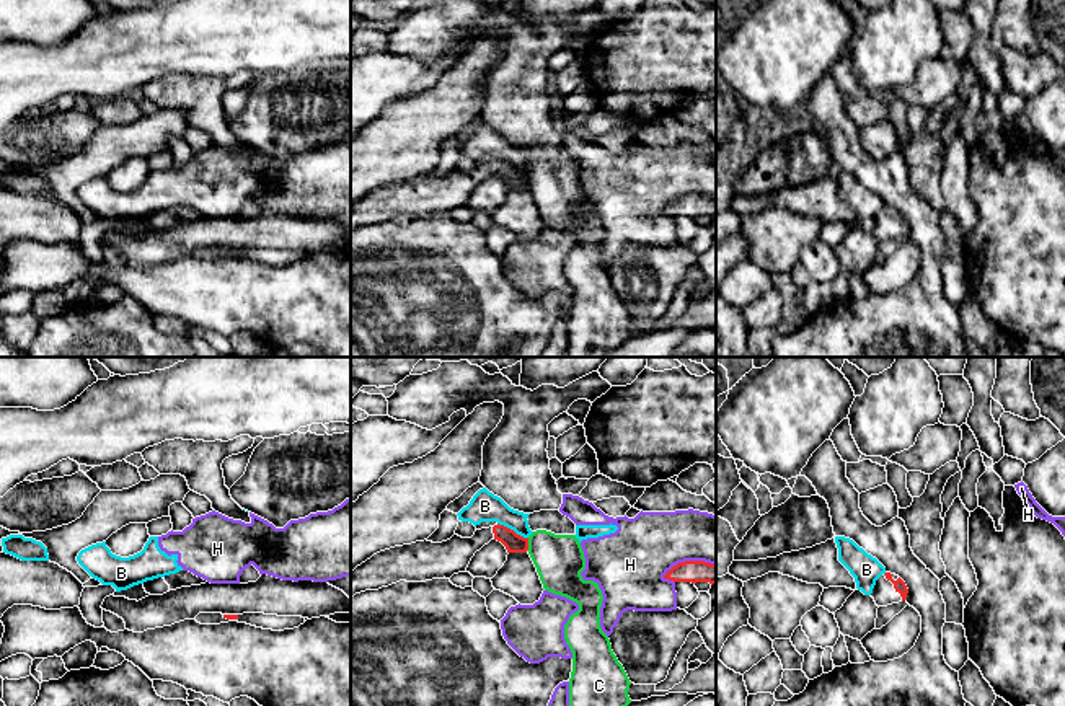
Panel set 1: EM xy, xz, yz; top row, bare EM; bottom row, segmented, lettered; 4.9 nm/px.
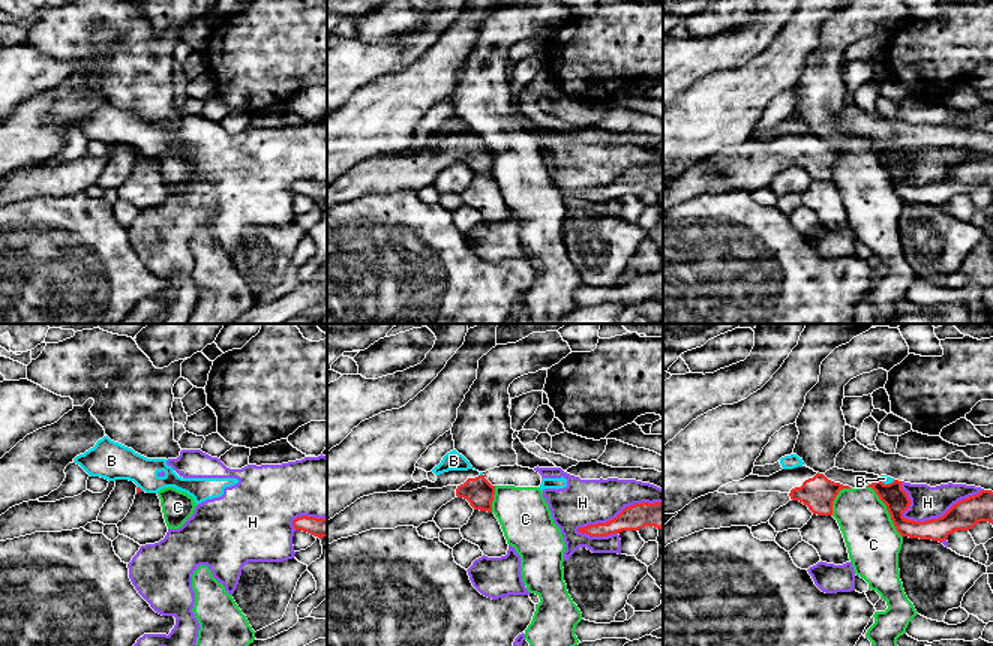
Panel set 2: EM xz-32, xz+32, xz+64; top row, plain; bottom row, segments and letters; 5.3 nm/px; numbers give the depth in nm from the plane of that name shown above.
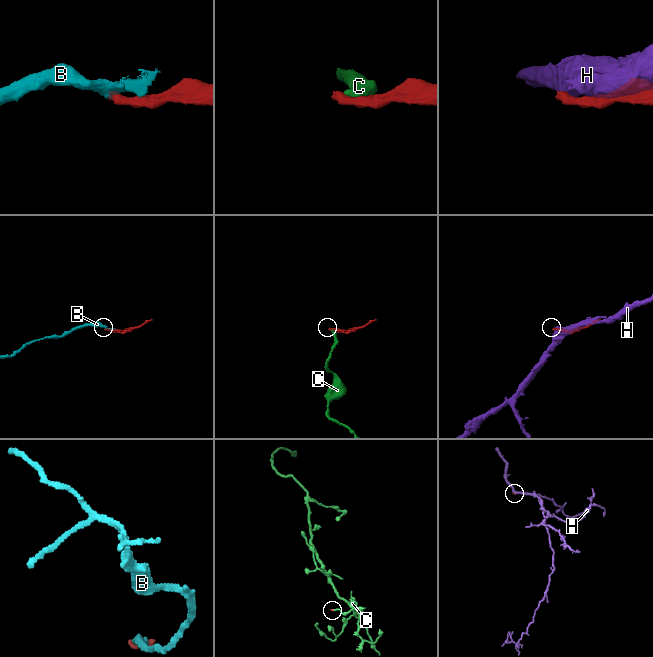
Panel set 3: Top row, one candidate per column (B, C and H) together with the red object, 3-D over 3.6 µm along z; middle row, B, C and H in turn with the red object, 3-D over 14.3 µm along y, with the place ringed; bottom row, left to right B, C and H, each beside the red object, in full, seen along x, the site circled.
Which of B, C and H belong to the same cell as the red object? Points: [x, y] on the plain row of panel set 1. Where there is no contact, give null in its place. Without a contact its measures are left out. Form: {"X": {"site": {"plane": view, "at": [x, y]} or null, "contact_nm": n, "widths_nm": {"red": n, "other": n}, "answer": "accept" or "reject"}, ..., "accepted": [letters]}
{"B": {"site": {"plane": "xz", "at": [512, 165]}, "contact_nm": 170, "widths_nm": {"red": 100, "other": 150}, "answer": "reject"}, "C": {"site": {"plane": "xz", "at": [527, 180]}, "contact_nm": 70, "widths_nm": {"red": 100, "other": 240}, "answer": "reject"}, "H": {"site": {"plane": "xz", "at": [689, 196]}, "contact_nm": 280, "widths_nm": {"red": 110, "other": 320}, "answer": "reject"}, "accepted": []}

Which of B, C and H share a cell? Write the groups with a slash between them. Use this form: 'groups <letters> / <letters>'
groups B H / C

